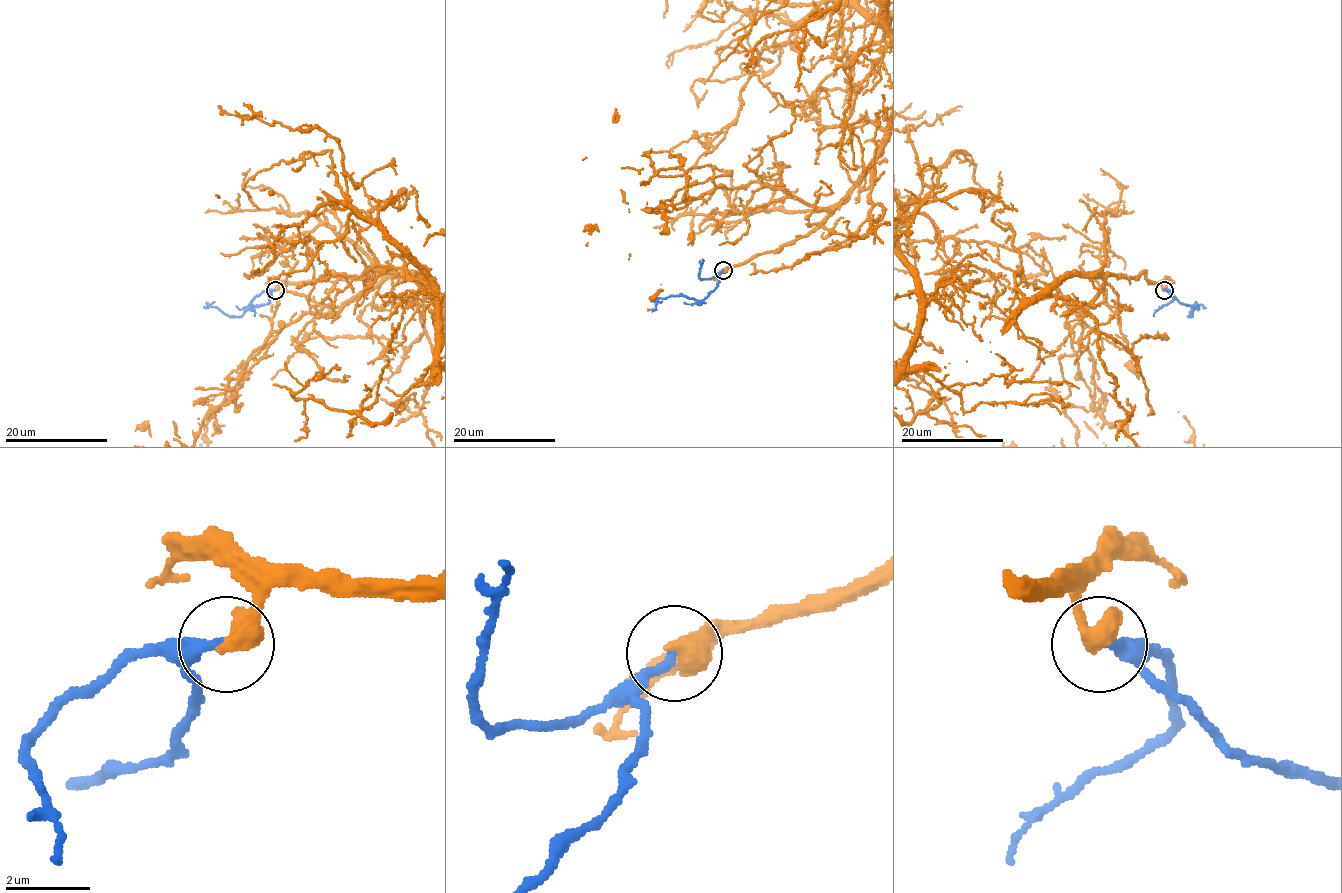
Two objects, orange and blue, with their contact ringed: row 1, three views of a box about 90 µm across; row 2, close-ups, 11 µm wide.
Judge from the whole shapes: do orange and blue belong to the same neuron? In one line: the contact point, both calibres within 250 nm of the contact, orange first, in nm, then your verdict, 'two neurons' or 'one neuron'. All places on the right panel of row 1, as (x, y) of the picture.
at (1164, 290); 600 nm thick on the orange side, 240 nm on the other; one neuron

